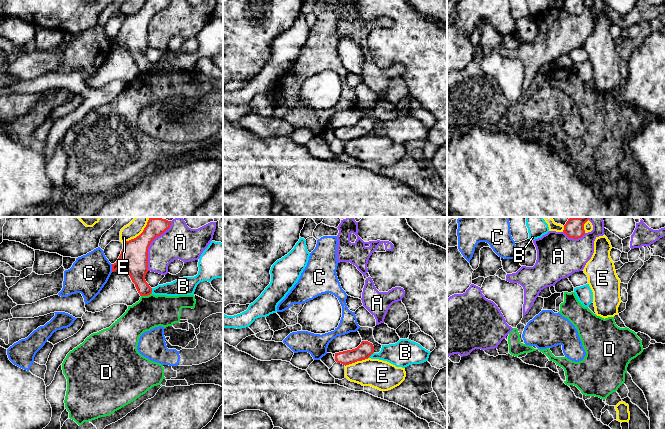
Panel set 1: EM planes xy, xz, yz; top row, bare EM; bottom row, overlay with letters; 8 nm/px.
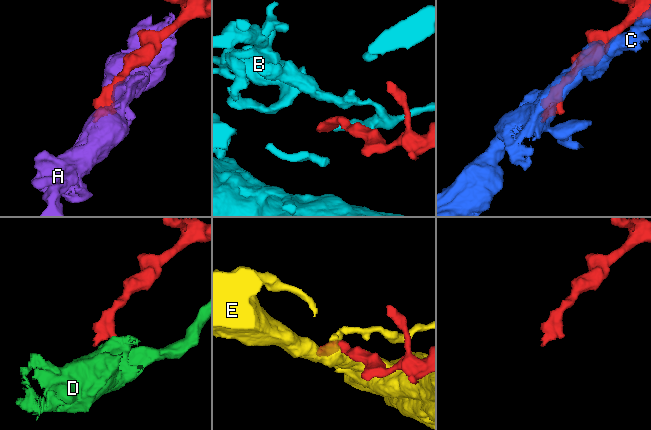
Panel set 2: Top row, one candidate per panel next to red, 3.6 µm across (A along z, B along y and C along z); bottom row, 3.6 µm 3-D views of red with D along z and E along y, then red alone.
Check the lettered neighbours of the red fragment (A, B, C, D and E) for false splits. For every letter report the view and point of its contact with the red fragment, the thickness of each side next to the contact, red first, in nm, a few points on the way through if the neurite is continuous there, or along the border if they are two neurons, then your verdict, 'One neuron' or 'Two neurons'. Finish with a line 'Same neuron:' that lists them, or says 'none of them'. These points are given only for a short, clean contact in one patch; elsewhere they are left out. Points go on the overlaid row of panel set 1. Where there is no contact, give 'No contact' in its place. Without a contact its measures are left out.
A: Touches red at xy (150, 243). Thickness 220 nm (red) against 280 nm. Two neurons
B: Touches red at xz (370, 355). Thickness 120 nm (red) against 200 nm. Two neurons
C: Touches red at xy (112, 268). Thickness 220 nm (red) against 300 nm. Boundary: xy (111, 264), (112, 271). Two neurons
D: Touches red at xy (146, 295). Thickness 180 nm (red) against 260 nm. Boundary: xy (151, 292), (141, 296). Two neurons
E: Touches red at xz (356, 361). Thickness 120 nm (red) against 240 nm. Two neurons
Same neuron: none of them

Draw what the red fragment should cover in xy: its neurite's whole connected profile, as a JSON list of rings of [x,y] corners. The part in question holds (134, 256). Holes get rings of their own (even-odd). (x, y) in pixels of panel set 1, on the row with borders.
[[[149,218],[143,232],[134,239],[123,243],[118,260],[112,264],[112,272],[120,266],[124,268],[140,296],[148,296],[152,288],[145,280],[148,270],[148,248],[151,242],[170,228],[171,221],[162,218]]]

